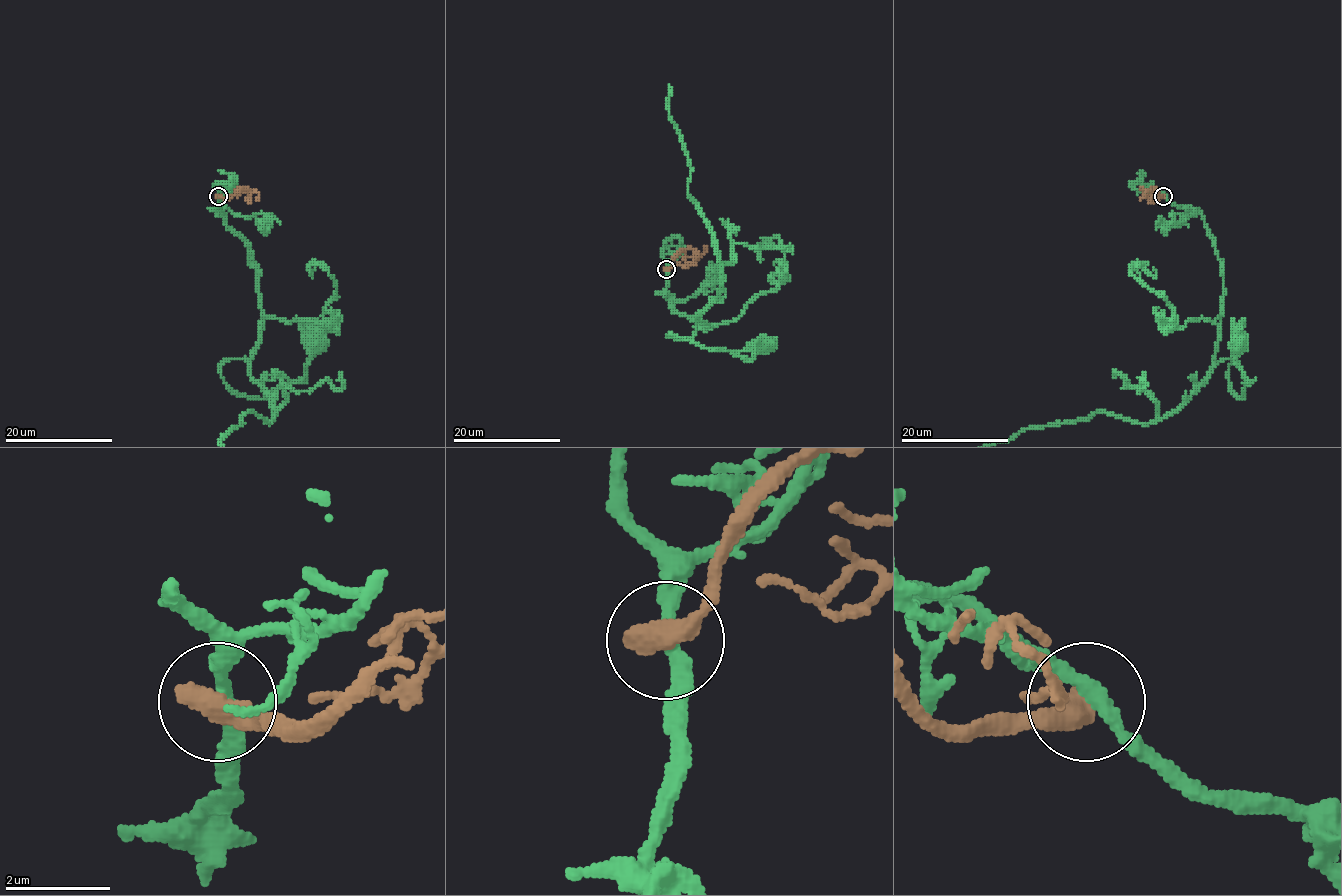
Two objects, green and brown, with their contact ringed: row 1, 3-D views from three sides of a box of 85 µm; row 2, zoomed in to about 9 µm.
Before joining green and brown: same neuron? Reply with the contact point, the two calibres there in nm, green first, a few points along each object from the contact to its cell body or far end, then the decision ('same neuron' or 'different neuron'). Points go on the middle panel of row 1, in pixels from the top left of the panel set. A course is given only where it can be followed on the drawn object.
at (666, 269); 280 nm thick on the green side, 550 nm on the other; green runs (667, 269), (668, 304), (704, 330), (708, 327), (696, 323), (691, 337), (668, 334), (729, 351), (766, 343); brown runs (667, 269), (676, 255), (687, 248), (694, 249), (698, 259), (687, 265), (676, 264); different neuron

